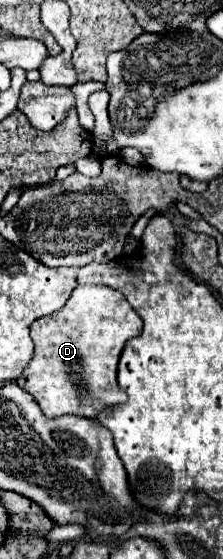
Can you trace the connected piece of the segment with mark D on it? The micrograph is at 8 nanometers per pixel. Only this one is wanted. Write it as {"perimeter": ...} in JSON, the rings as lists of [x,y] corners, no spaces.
{"perimeter":[[[78,285],[72,291],[68,303],[60,311],[34,321],[30,331],[32,331],[32,341],[36,345],[34,357],[16,383],[28,393],[32,393],[32,397],[38,401],[46,417],[78,415],[94,419],[102,409],[126,401],[126,393],[120,391],[116,381],[118,359],[126,341],[140,335],[142,319],[130,307],[130,303],[122,293],[106,285]]]}

